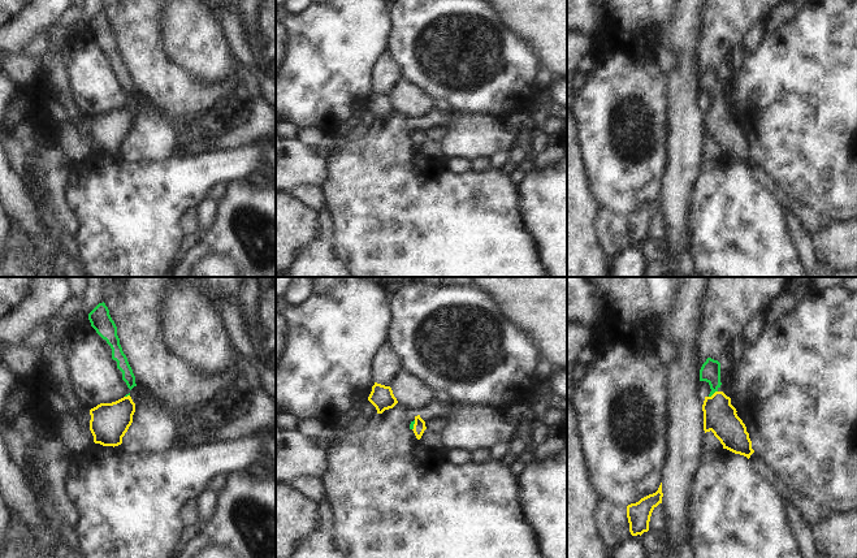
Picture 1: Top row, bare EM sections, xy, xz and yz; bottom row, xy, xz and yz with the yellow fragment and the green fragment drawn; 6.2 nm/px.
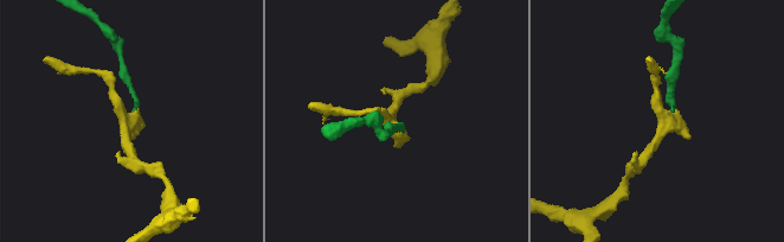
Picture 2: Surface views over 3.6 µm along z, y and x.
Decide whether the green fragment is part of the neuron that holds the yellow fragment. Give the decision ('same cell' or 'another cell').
same cell

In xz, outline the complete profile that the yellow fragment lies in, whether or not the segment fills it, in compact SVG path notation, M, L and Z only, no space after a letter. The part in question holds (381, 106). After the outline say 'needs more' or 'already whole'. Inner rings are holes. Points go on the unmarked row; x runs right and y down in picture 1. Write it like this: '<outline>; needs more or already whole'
M377 91L372 95L368 109L376 116L377 122L382 122L385 118L393 117L398 112L391 96Z; already whole

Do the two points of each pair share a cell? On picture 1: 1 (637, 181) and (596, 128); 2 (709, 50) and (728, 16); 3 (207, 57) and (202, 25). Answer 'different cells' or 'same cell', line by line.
1: same cell
2: same cell
3: same cell

